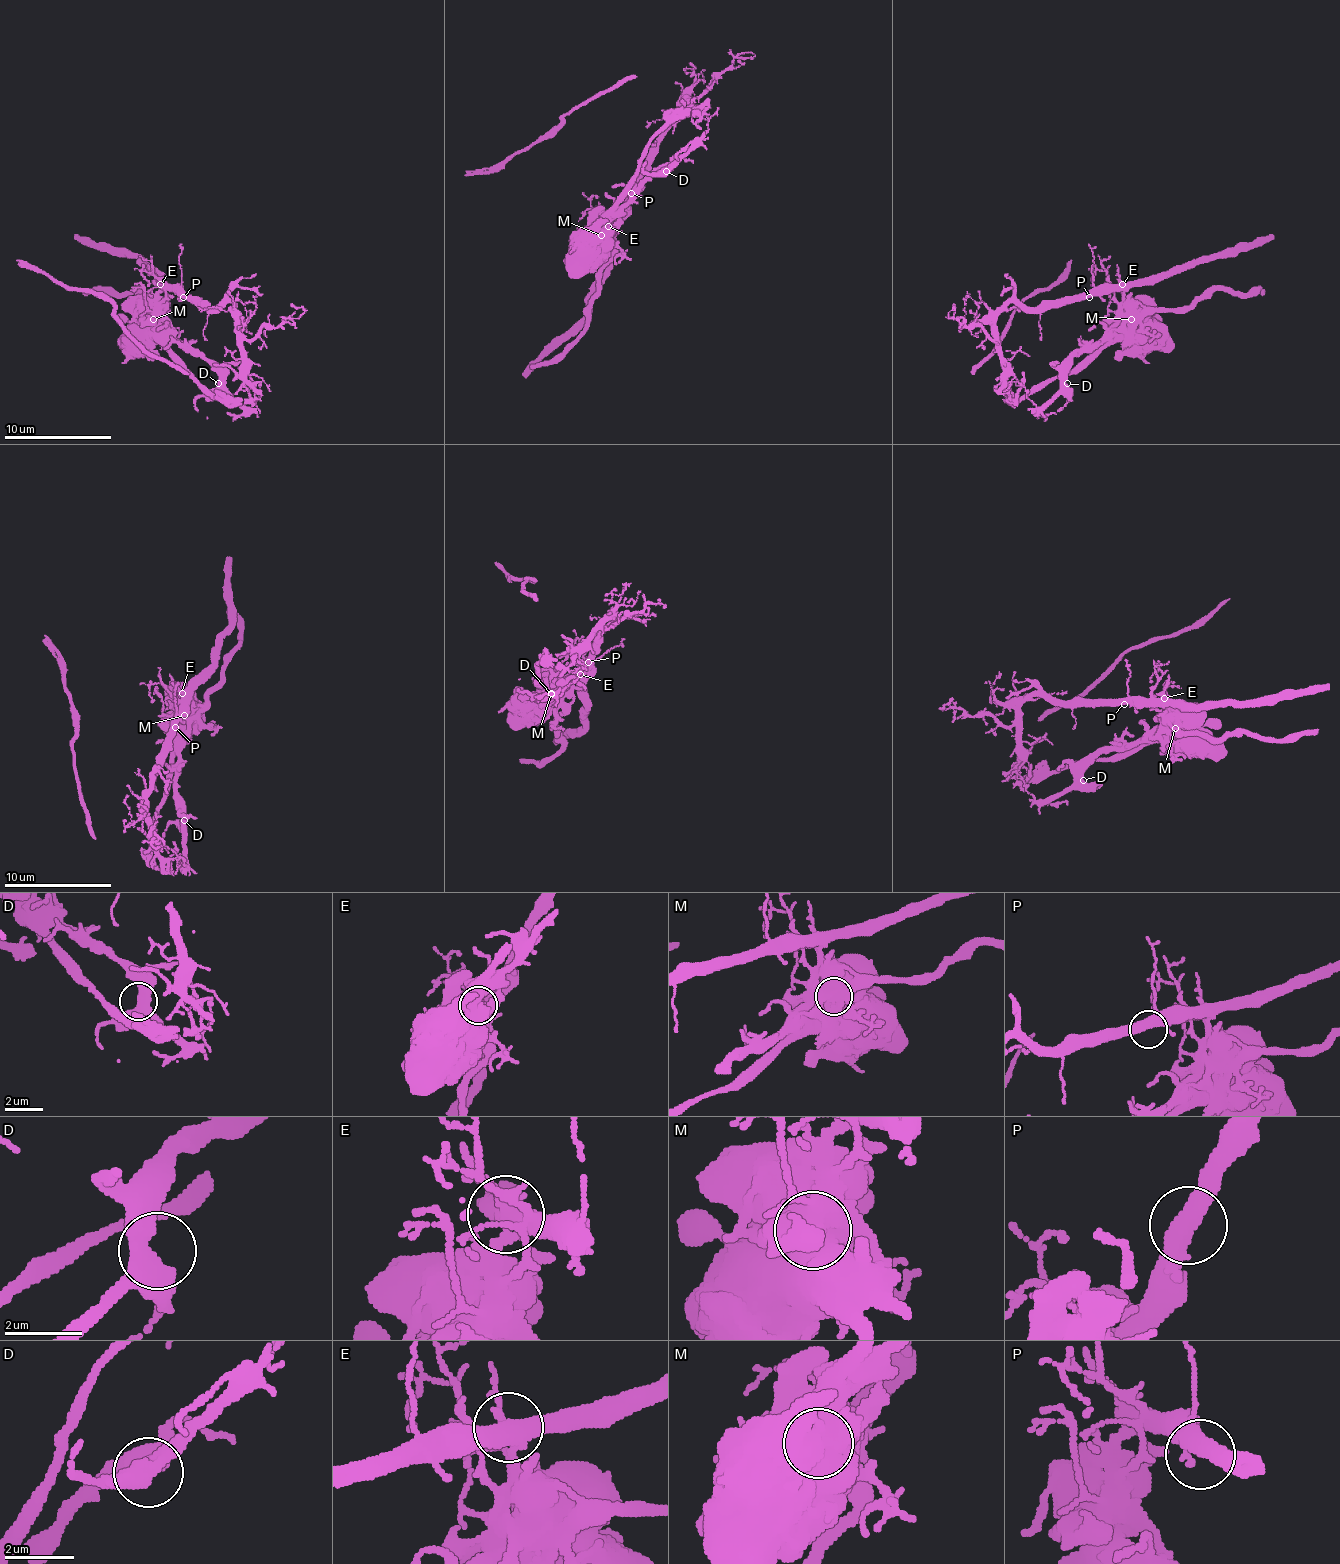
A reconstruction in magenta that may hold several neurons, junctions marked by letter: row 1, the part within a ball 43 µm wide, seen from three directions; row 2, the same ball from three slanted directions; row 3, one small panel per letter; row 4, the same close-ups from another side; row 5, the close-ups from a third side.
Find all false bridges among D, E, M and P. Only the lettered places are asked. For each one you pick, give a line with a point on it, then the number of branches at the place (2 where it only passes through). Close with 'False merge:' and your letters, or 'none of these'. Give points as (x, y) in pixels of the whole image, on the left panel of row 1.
E: Place: (160, 284). Branches: 4
M: Place: (153, 319). Branches: 1
False merge: E, M

